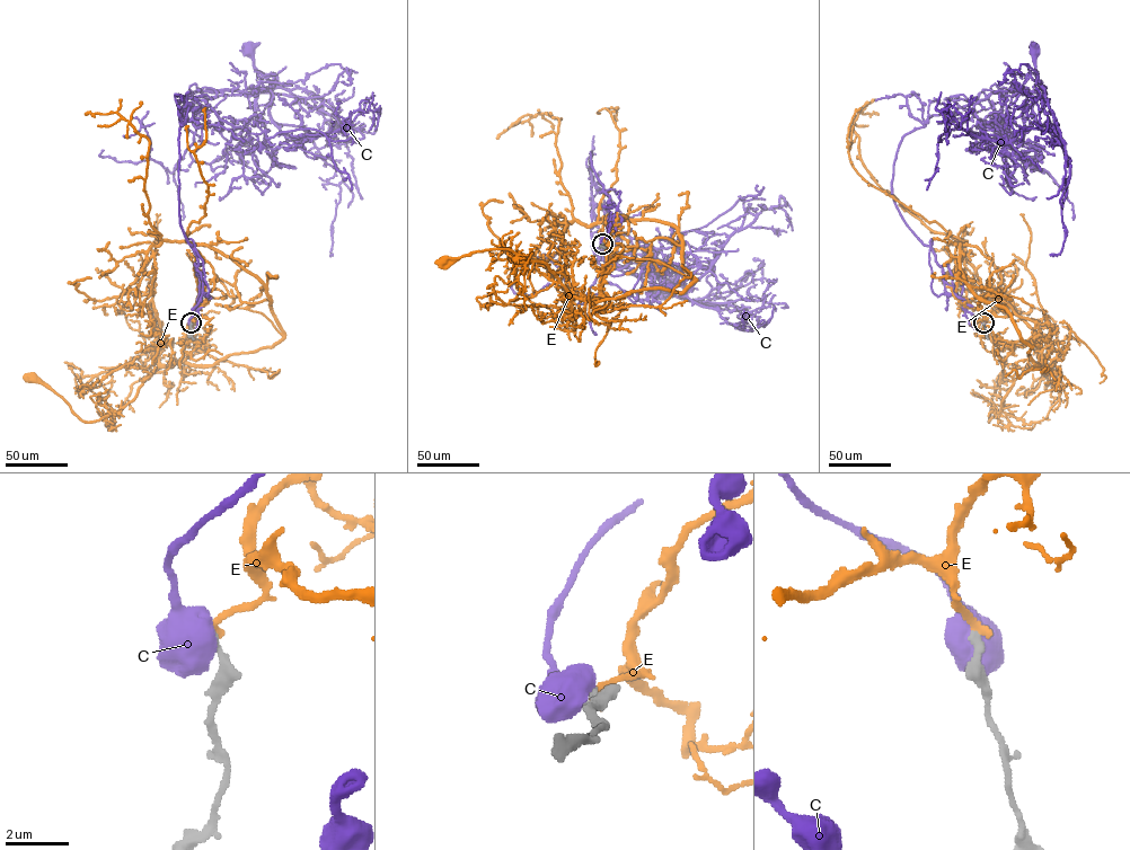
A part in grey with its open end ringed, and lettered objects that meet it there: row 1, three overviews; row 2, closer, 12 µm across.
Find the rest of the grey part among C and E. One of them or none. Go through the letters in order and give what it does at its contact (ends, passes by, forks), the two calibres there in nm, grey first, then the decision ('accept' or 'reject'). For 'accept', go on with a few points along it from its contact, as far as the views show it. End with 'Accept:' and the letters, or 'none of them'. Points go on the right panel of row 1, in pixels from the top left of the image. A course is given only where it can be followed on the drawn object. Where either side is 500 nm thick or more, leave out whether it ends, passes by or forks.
C: 240/850 nm | reject
E: it ends | 200/200 nm | accept | via (983, 322), (991, 313), (1014, 313), (1039, 330), (1042, 361), (1016, 378), (989, 422), (1000, 377)
Accept: E

